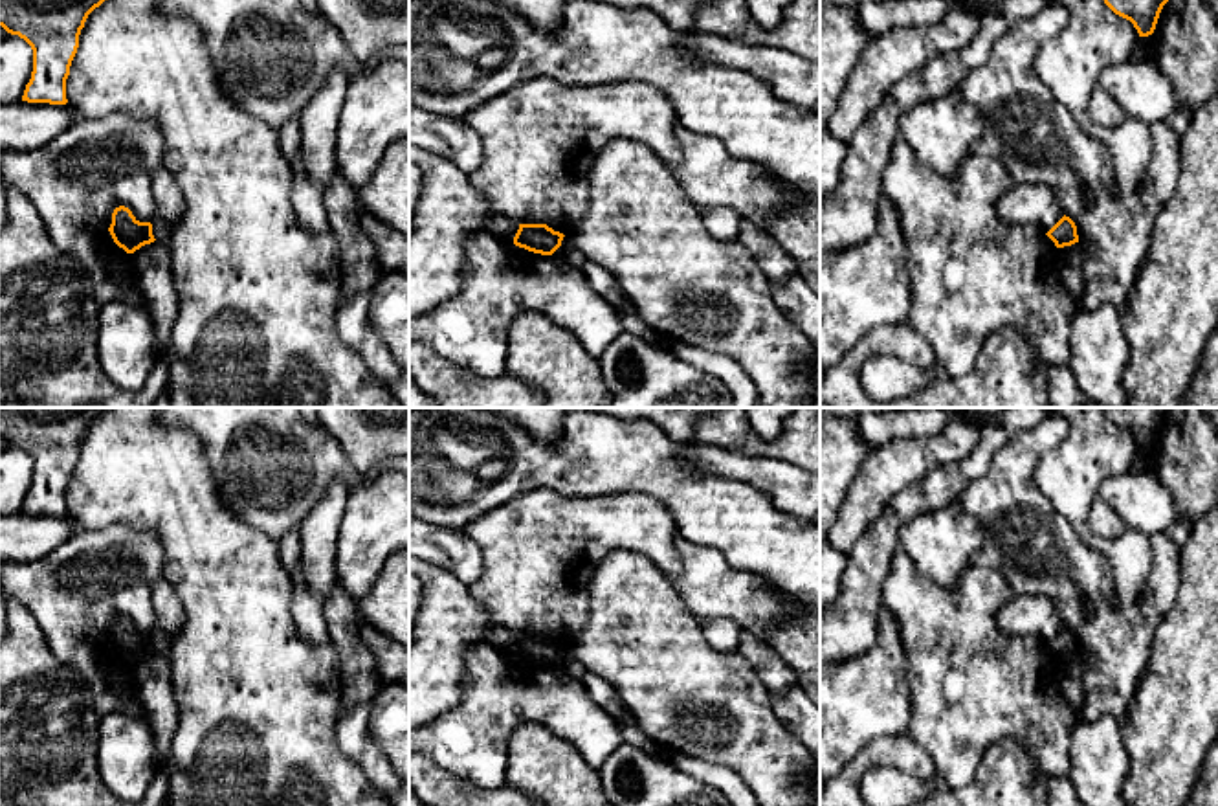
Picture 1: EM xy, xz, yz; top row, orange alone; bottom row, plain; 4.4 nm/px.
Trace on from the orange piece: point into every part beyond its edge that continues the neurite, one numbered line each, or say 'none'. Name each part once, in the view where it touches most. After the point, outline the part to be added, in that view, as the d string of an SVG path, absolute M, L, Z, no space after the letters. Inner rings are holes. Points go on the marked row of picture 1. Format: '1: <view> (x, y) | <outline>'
none

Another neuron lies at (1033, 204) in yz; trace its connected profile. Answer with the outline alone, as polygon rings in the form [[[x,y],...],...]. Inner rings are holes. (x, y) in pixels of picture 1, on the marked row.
[[[1016,184],[1000,196],[998,217],[1007,224],[1025,224],[1047,233],[1064,217],[1064,209],[1047,185]]]

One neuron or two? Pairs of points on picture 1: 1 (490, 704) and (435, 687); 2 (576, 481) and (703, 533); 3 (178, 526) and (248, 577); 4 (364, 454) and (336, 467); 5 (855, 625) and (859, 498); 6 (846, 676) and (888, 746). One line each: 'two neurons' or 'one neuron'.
1: two neurons
2: one neuron
3: one neuron
4: two neurons
5: two neurons
6: two neurons

